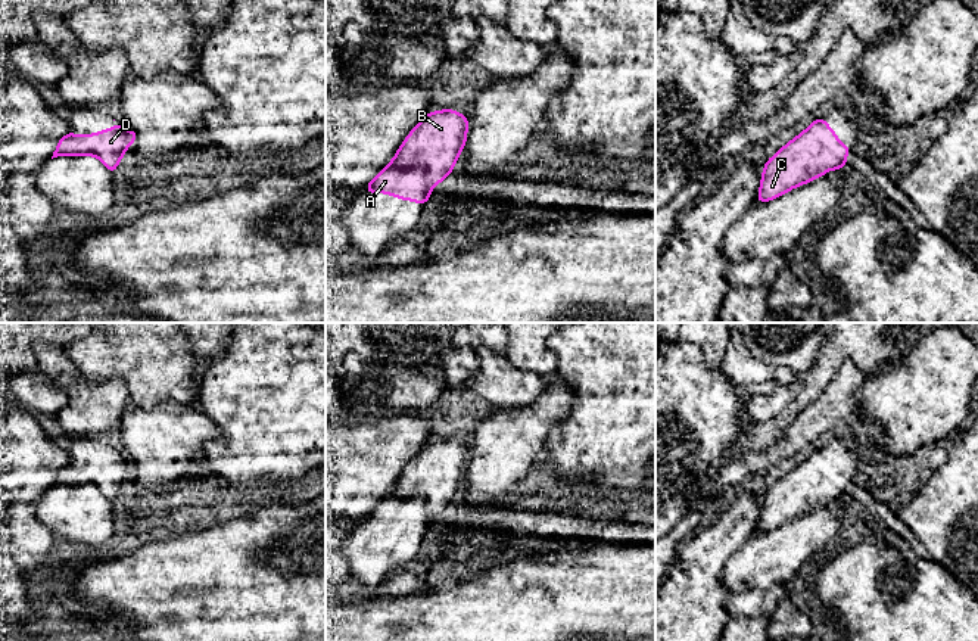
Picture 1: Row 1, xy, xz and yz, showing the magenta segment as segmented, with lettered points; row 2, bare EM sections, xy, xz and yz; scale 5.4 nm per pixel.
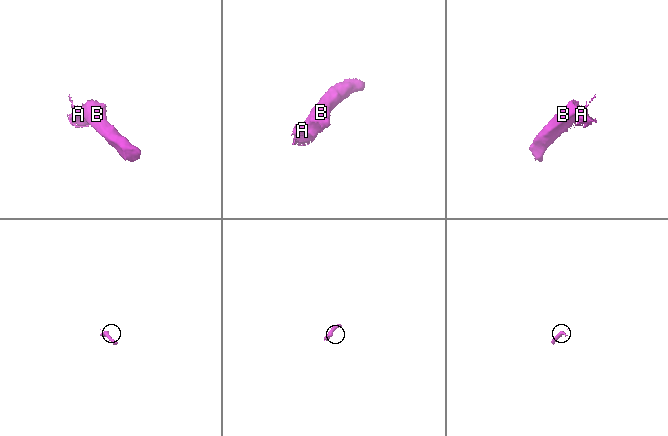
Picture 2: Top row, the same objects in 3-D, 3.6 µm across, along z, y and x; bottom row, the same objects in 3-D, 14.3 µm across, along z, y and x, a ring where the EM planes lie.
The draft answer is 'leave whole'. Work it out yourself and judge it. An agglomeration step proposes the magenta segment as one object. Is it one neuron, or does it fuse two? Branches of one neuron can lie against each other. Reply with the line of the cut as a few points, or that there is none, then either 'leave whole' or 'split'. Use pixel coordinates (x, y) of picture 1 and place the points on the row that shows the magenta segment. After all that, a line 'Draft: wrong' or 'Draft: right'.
no cut | leave whole
Draft: right

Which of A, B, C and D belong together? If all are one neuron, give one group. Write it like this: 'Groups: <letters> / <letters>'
Groups: A B C D

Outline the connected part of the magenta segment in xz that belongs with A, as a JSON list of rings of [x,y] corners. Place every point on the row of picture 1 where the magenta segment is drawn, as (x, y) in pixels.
[[[458,111],[427,112],[395,158],[367,183],[365,193],[386,193],[424,205],[430,190],[452,171],[465,147],[468,118]]]

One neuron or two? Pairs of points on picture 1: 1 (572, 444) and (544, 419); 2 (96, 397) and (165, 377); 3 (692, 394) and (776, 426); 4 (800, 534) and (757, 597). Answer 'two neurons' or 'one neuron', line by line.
1: two neurons
2: two neurons
3: two neurons
4: two neurons

